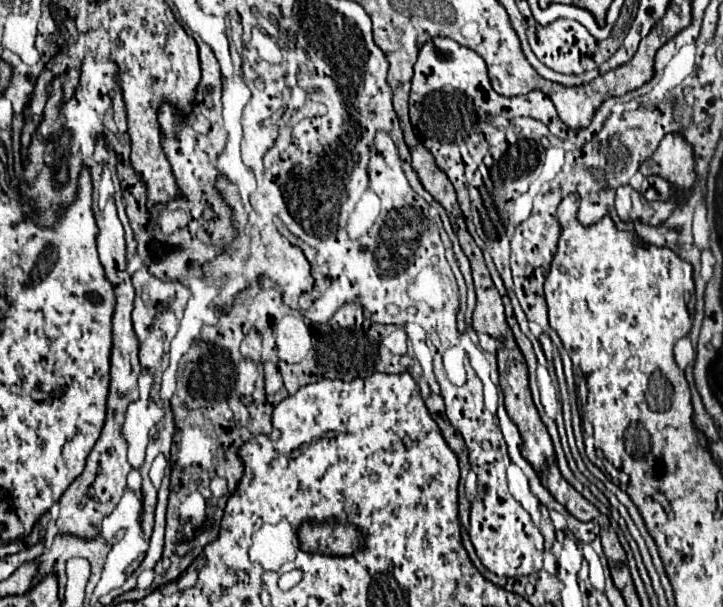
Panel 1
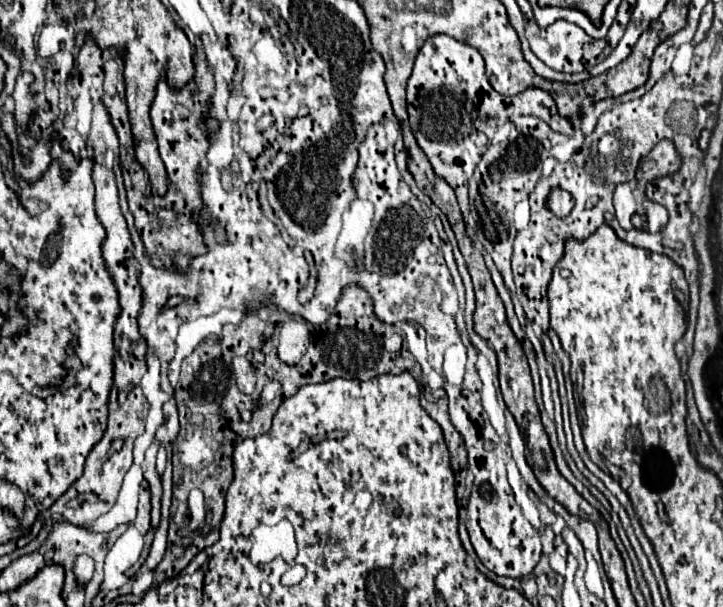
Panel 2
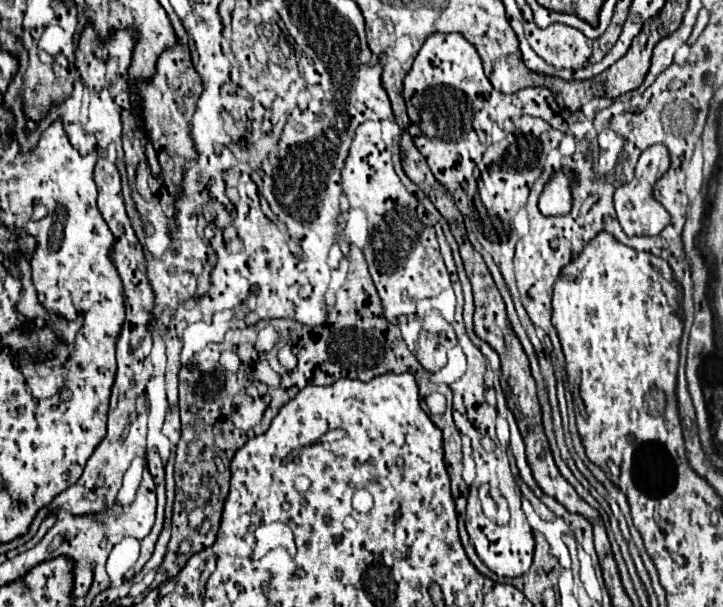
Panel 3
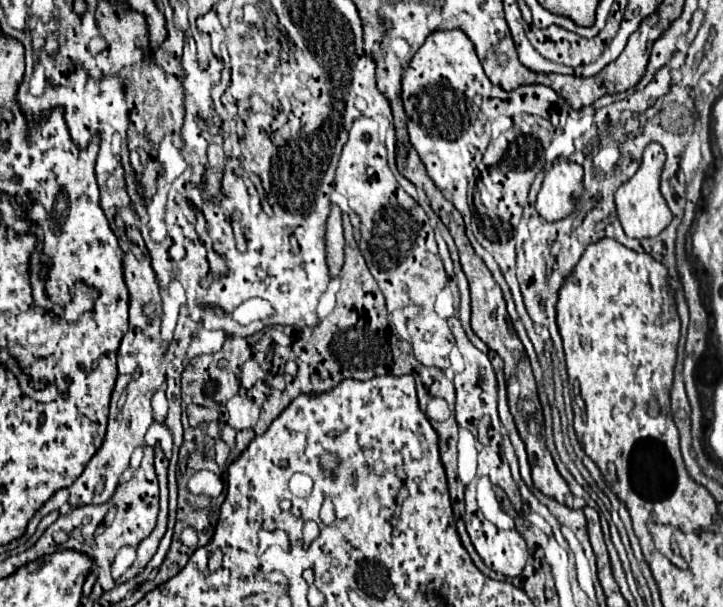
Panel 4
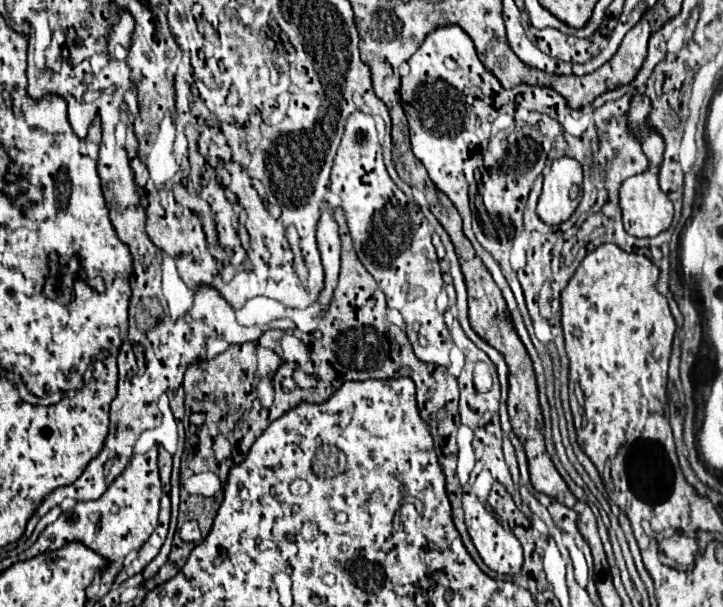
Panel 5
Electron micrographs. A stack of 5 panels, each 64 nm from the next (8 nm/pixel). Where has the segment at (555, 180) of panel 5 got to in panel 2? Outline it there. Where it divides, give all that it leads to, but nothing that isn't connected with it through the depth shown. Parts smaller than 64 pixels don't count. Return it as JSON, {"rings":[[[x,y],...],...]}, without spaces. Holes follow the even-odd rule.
{"rings":[[[554,190],[554,192],[550,194],[548,208],[550,208],[556,216],[564,218],[564,216],[568,216],[568,214],[572,212],[574,200],[572,200],[572,196],[570,196],[568,192],[564,192],[564,190]]]}

